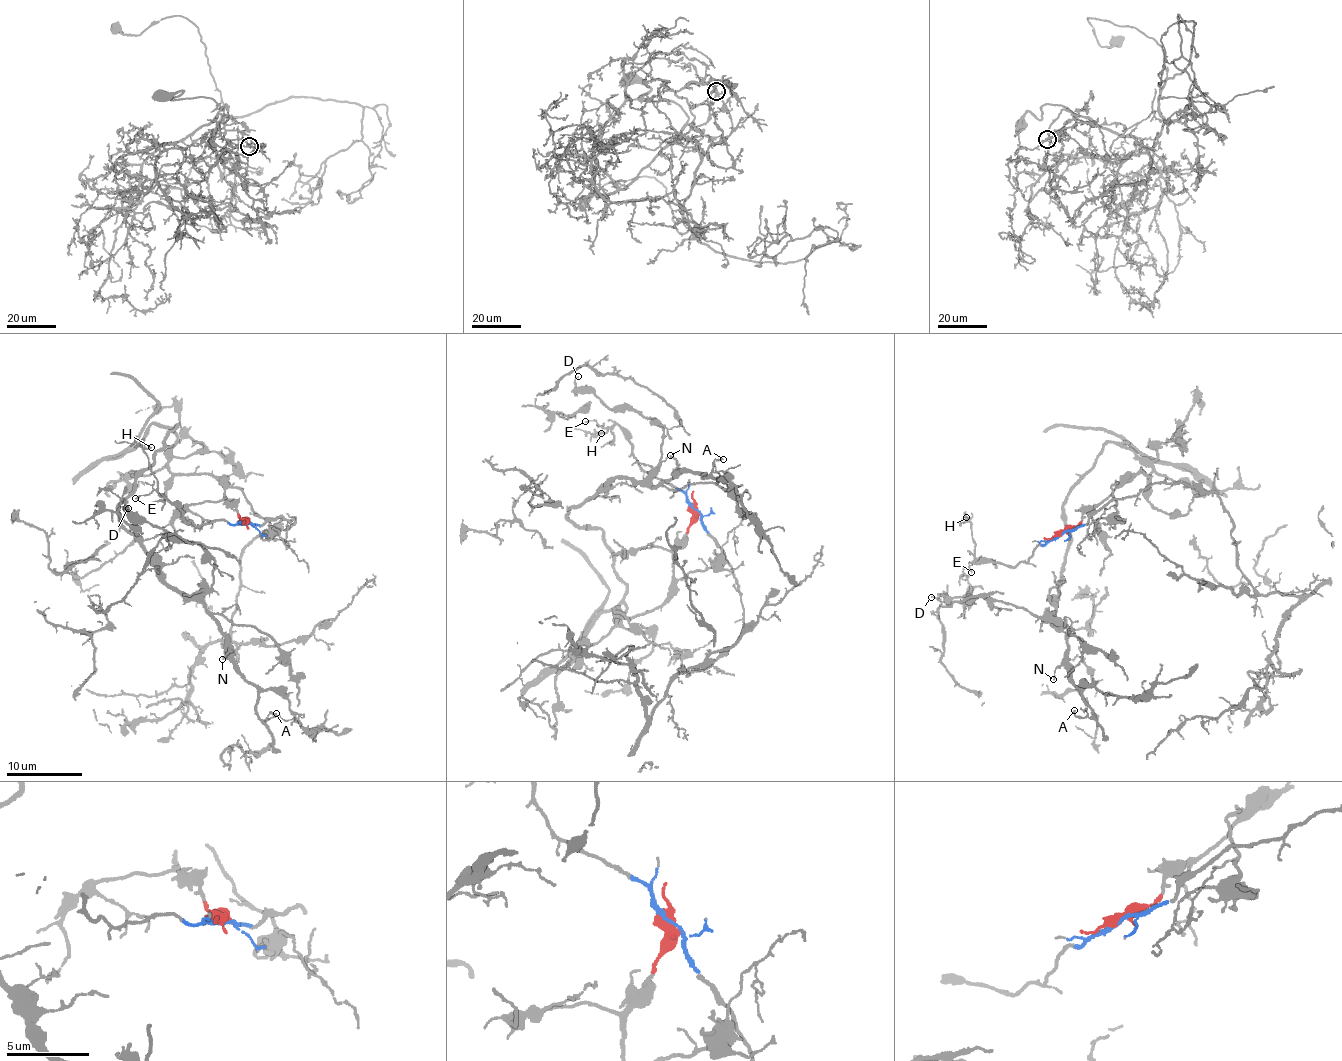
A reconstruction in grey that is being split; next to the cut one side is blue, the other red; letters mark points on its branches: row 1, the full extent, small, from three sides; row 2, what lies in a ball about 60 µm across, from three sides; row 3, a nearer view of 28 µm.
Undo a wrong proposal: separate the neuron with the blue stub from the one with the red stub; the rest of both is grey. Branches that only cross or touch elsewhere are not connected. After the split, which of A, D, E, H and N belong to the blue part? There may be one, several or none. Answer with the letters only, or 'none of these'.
E, H

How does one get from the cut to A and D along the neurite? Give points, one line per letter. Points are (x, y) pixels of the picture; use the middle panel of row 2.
A: (695, 508), (674, 588), (618, 622), (614, 552), (569, 509), (618, 478), (650, 488), (723, 459)
D: (695, 508), (674, 588), (618, 622), (614, 552), (569, 509), (639, 483), (662, 427), (578, 376)

